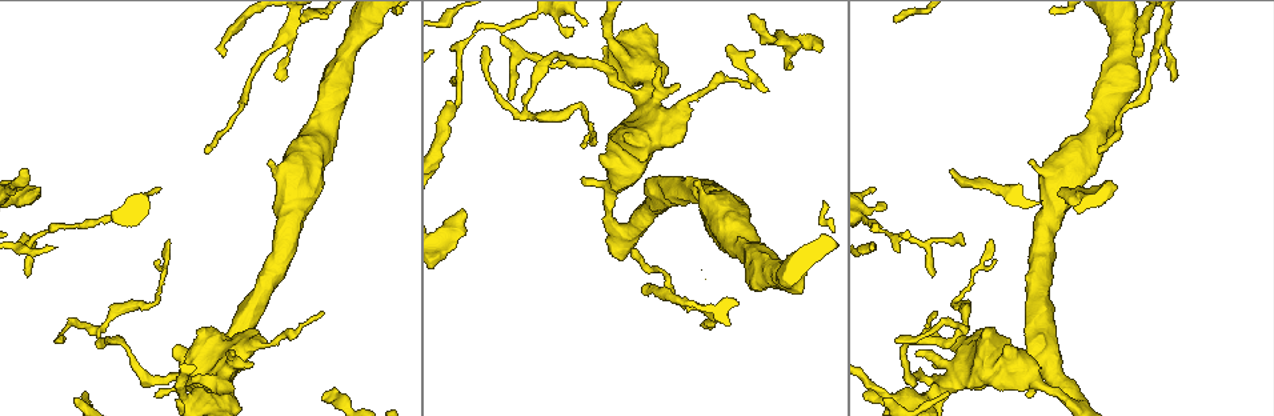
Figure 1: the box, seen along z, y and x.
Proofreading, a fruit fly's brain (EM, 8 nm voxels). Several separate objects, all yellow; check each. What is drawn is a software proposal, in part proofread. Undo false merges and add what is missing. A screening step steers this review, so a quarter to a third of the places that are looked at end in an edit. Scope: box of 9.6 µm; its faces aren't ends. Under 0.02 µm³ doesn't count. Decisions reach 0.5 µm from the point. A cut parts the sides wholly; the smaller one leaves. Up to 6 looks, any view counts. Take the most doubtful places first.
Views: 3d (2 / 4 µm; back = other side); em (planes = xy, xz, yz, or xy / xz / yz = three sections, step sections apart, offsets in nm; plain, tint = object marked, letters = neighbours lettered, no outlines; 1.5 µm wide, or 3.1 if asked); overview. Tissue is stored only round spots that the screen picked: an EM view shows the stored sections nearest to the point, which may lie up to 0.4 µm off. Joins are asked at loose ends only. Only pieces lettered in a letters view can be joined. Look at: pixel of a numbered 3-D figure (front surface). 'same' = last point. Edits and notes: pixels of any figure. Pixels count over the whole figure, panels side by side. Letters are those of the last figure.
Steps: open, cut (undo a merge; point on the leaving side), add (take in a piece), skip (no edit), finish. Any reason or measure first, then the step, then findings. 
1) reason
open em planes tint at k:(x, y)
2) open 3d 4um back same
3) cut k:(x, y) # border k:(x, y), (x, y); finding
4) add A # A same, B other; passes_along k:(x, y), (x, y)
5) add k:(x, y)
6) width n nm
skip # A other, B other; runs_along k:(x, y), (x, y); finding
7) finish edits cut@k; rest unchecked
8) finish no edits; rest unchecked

end of a long branch
open 3d 2um at 1:(447, 101)

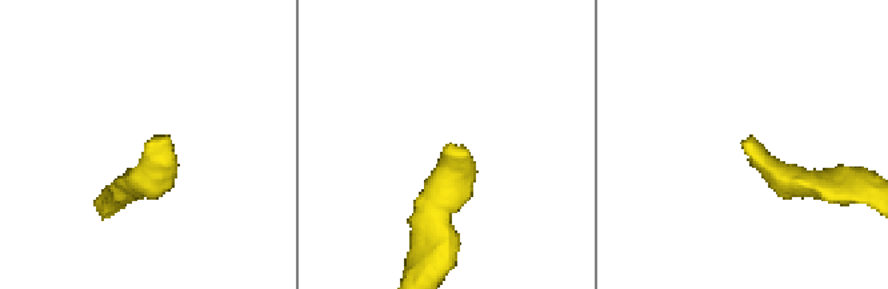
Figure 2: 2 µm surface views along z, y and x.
open em xy step 8 letters at 2:(153, 136)

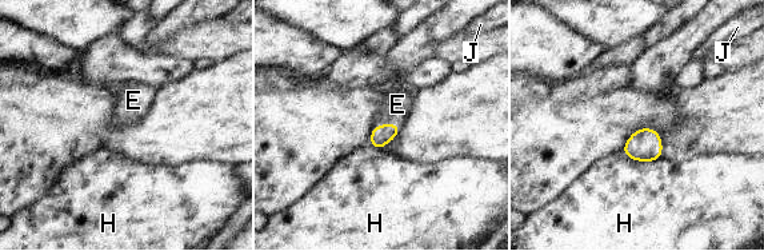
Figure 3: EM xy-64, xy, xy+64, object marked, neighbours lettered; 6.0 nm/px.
cut it another way
open em planes letters same

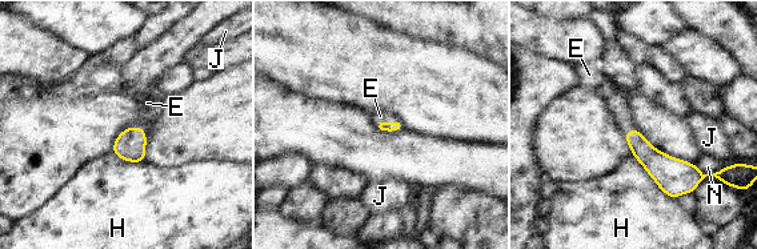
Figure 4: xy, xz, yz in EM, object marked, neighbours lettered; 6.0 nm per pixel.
longest_contact H 400 nm
add E # E same, H other, J other, N other; passes_along 4:(389, 127), (387, 123), (380, 116); the neuron continues

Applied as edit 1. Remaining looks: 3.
open overview

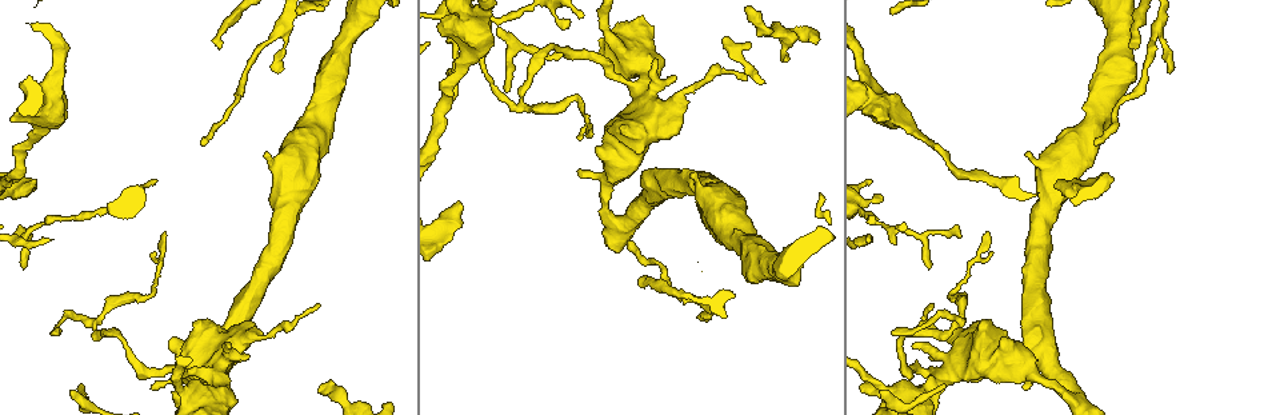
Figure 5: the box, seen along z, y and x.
thin end
open em planes letters at 5:(630, 243)

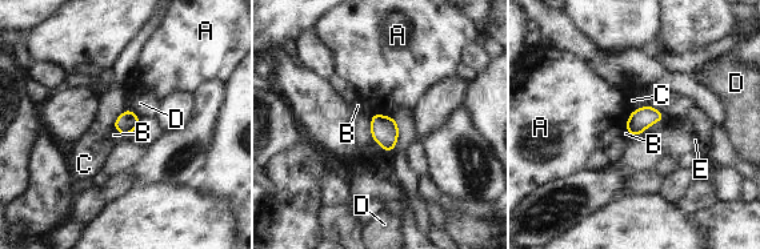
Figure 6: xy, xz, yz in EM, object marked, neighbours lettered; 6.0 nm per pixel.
skip # A other, B other, C other, D other, E other; no lettered piece goes on from it

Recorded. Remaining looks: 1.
finish edits add@4; rest unchecked

